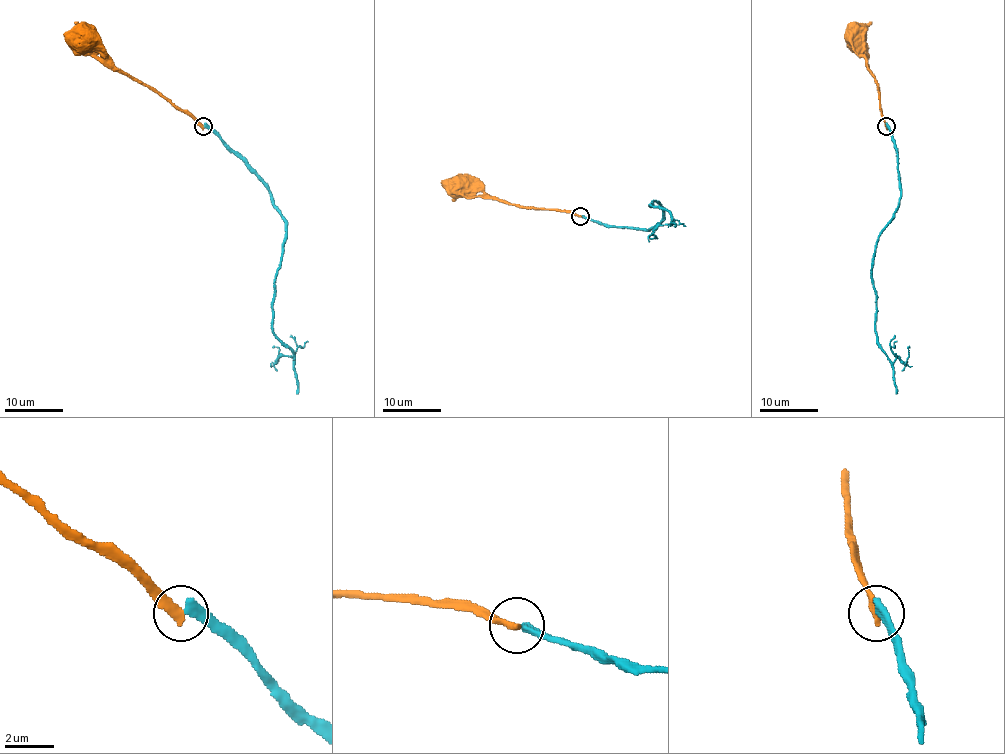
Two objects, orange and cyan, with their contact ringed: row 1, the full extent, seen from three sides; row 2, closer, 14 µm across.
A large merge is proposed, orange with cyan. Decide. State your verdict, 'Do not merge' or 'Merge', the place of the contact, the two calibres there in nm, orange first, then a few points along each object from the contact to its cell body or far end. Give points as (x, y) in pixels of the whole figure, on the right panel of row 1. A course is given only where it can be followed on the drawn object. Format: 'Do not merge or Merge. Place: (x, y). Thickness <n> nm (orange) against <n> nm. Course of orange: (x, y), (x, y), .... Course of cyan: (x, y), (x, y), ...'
Do not merge. Place: (886, 126). Thickness 380 nm (orange) against 360 nm. Course of orange: (887, 127), (878, 85), (866, 60), (848, 39), (853, 34). Course of cyan: (887, 127), (900, 205), (878, 238), (875, 332), (892, 363), (895, 356), (906, 363), (908, 347)

